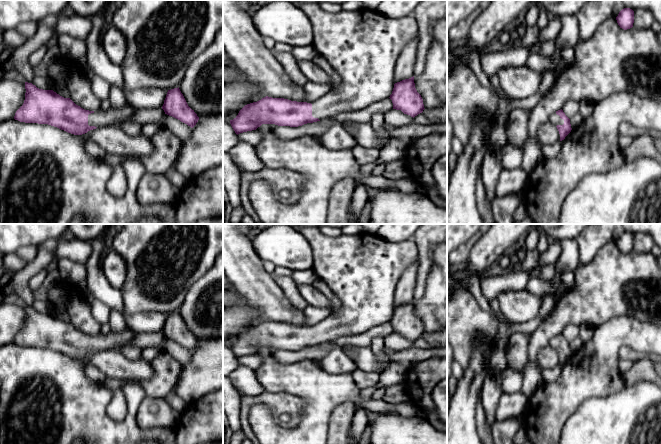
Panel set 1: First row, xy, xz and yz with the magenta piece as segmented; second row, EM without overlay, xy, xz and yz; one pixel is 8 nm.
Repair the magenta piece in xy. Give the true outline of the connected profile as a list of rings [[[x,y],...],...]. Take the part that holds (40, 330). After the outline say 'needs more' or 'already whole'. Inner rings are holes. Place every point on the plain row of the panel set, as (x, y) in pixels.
[[[25,306],[25,324],[14,343],[25,347],[48,348],[74,359],[82,359],[97,351],[114,349],[130,344],[135,332],[126,328],[122,332],[89,335],[64,322],[53,314],[37,312]]] | needs more

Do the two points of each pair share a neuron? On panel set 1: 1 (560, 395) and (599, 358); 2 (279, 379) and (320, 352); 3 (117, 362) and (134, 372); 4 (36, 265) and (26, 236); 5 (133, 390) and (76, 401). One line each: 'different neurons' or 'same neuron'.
1: same neuron
2: different neurons
3: same neuron
4: different neurons
5: same neuron

